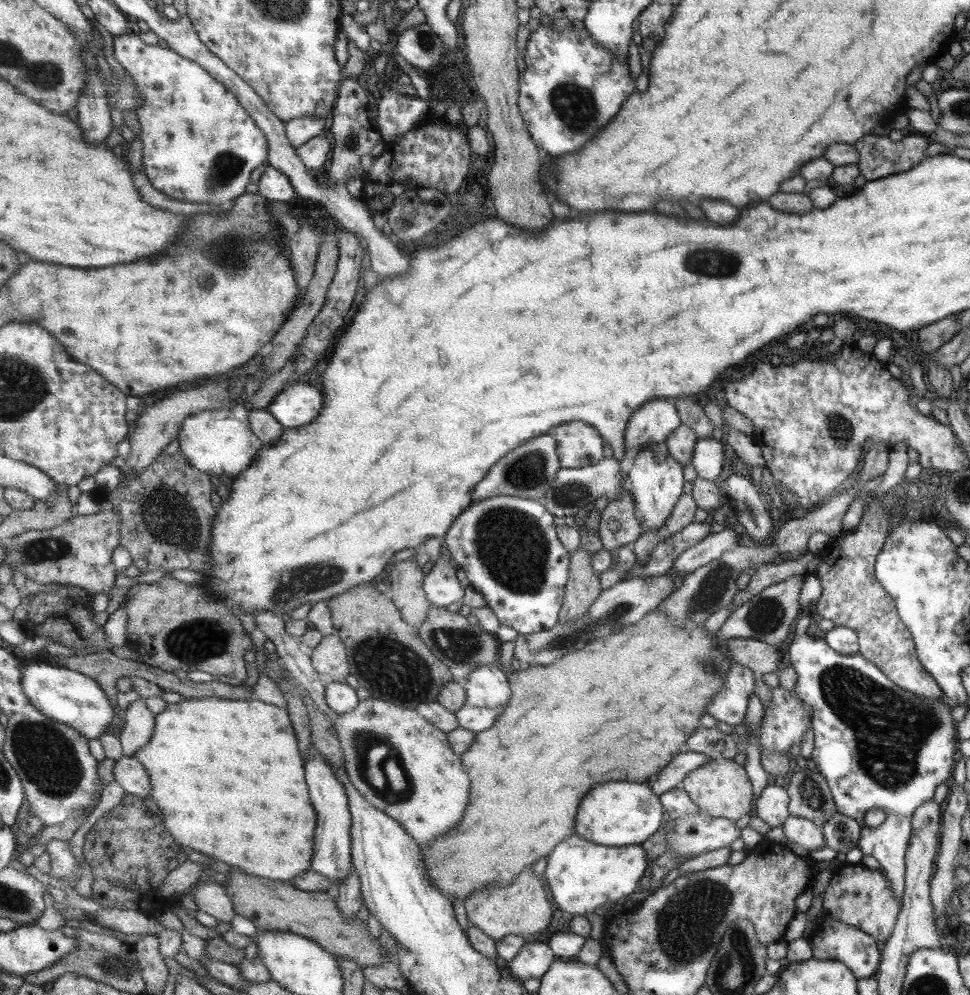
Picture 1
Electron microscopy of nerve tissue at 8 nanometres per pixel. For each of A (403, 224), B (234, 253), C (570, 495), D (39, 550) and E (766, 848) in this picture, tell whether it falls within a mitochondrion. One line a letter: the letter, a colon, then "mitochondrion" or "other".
A: mitochondrion
B: mitochondrion
C: mitochondrion
D: mitochondrion
E: other

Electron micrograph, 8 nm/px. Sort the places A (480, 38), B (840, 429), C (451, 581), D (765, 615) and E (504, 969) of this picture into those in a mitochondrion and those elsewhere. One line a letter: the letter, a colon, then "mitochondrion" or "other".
A: other
B: mitochondrion
C: other
D: mitochondrion
E: other

